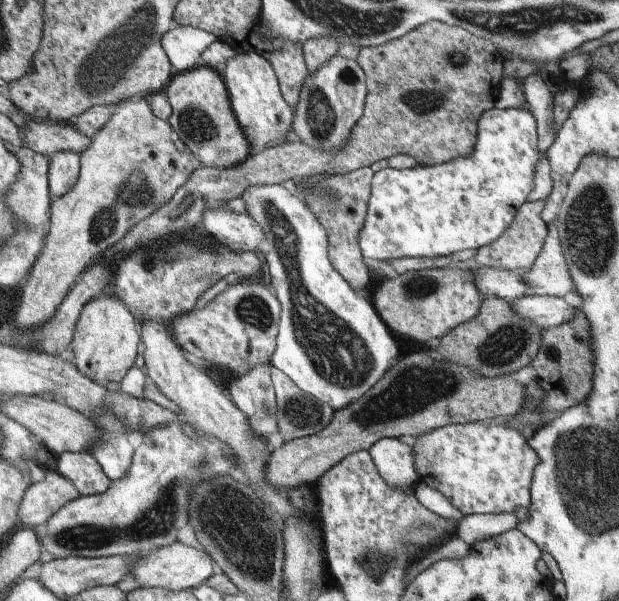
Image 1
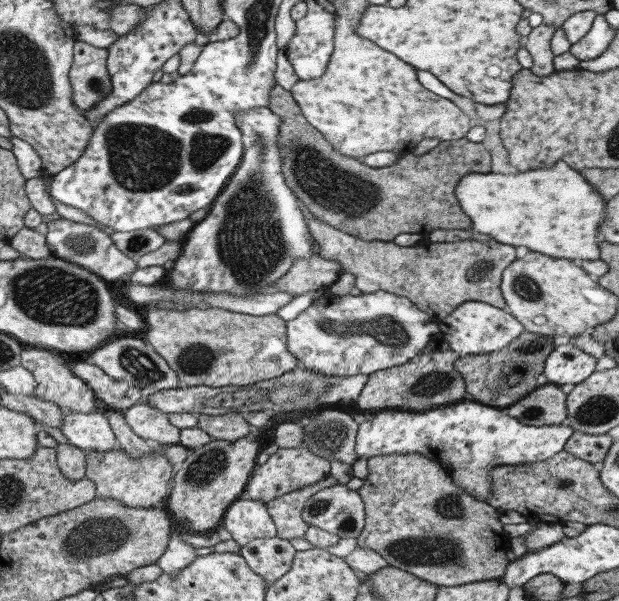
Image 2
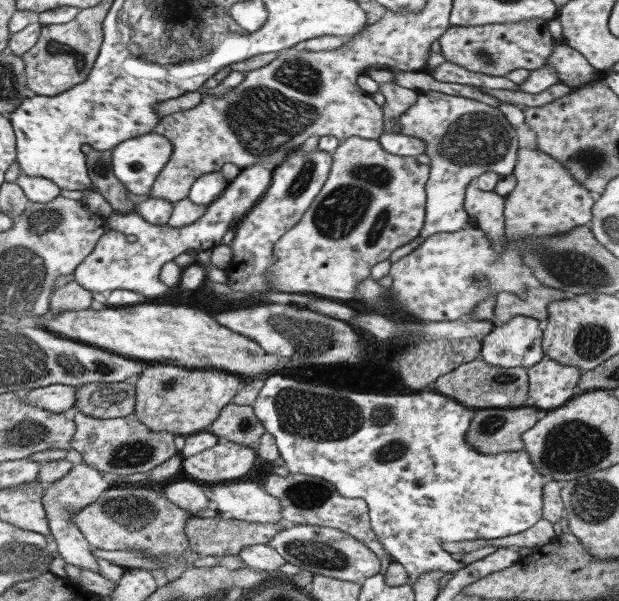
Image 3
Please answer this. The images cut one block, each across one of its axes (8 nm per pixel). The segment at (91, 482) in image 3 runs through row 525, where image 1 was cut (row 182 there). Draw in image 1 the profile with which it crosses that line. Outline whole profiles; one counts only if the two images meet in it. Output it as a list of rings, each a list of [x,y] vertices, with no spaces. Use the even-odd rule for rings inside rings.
[[[56,151],[48,158],[48,192],[51,196],[61,197],[77,181],[80,170],[78,154],[73,151]]]

